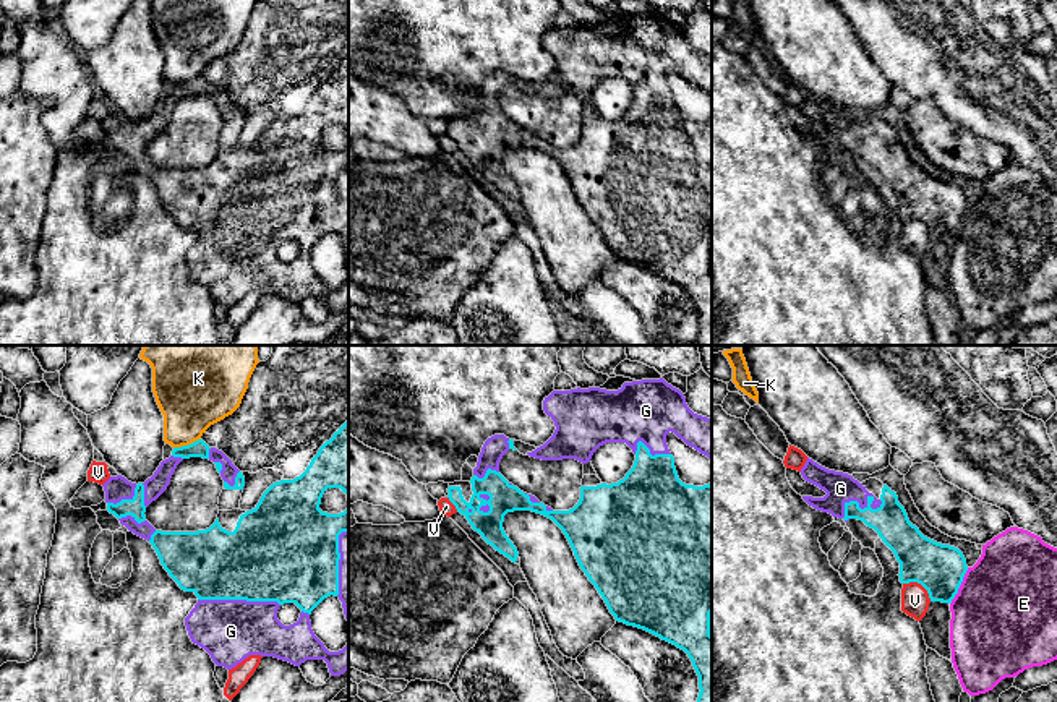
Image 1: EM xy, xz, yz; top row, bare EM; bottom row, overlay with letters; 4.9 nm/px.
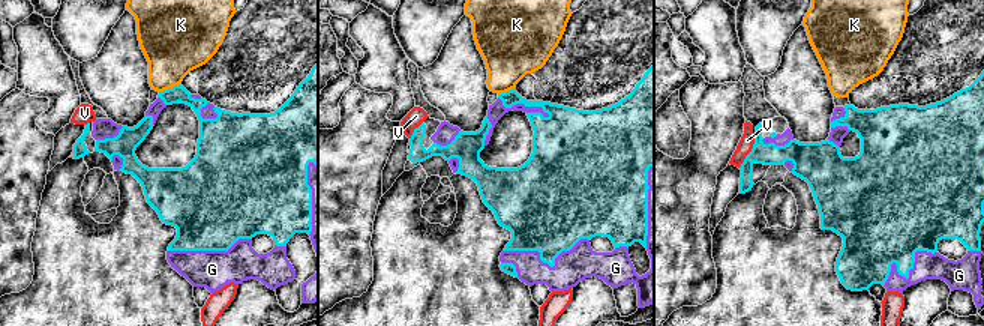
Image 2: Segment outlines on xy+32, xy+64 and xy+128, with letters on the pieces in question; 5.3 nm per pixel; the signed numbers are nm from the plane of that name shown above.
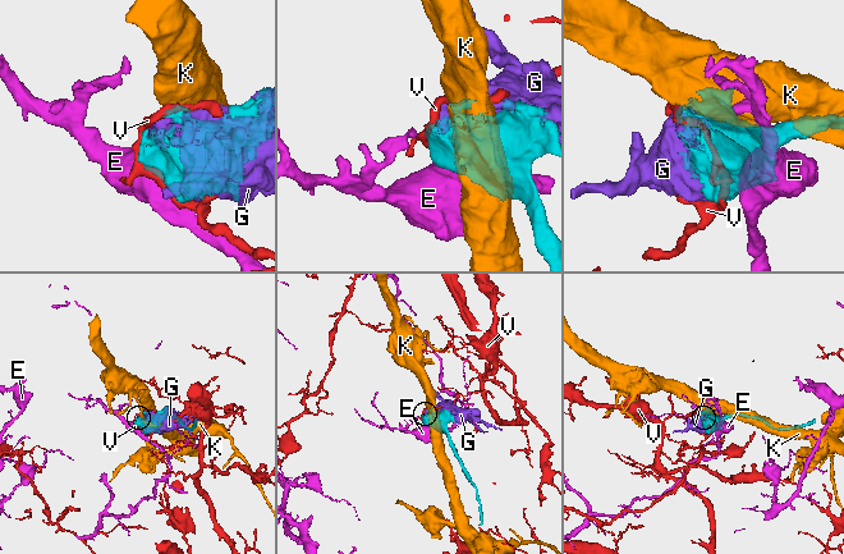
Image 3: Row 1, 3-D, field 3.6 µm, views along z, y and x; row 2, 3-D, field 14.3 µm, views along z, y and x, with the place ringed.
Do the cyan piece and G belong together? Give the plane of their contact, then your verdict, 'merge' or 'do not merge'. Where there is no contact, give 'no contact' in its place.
meets cyan in yz; merge

